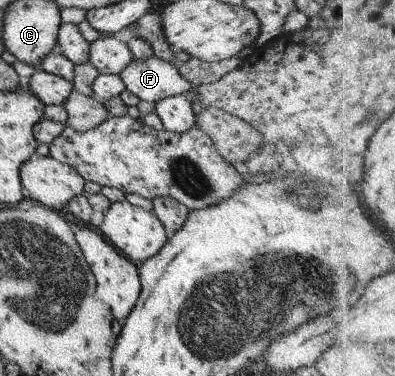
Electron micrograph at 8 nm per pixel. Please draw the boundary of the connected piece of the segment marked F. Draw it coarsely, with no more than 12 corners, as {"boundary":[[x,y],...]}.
{"boundary":[[151,55],[131,59],[118,74],[138,100],[187,94],[173,65]]}

